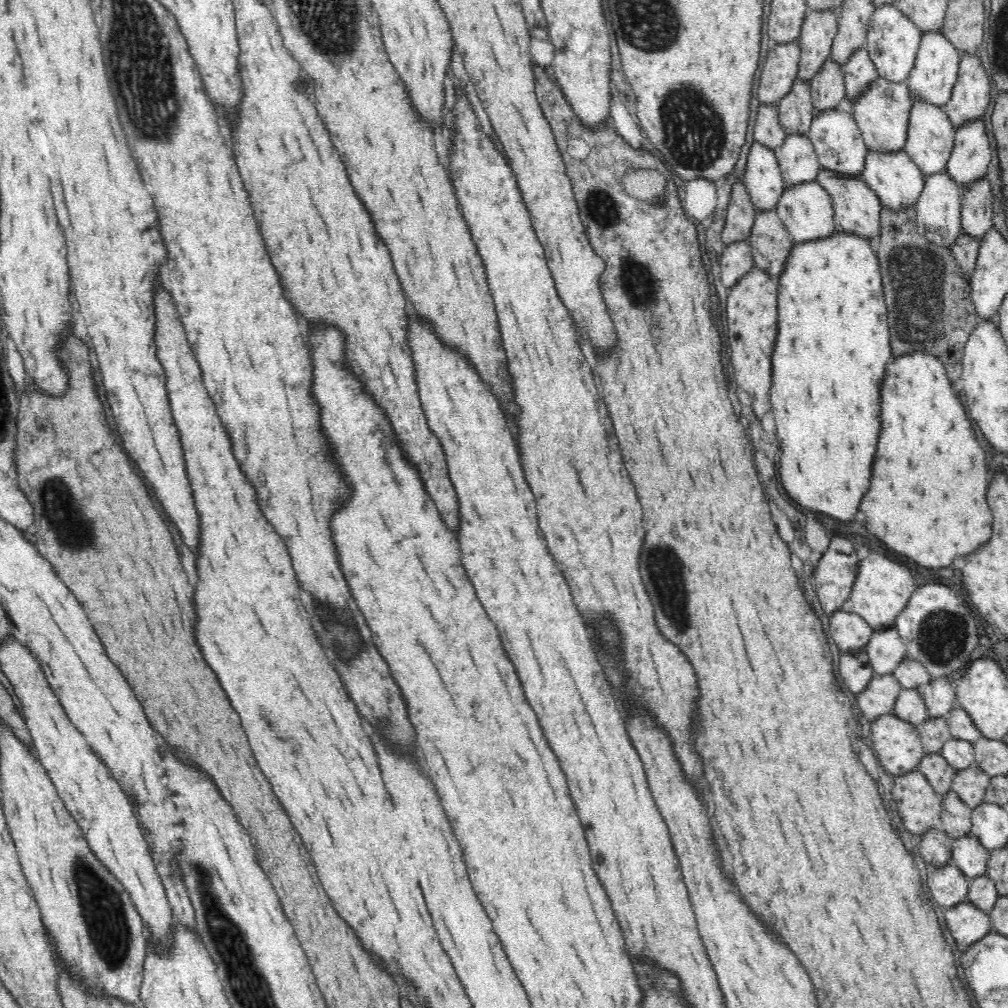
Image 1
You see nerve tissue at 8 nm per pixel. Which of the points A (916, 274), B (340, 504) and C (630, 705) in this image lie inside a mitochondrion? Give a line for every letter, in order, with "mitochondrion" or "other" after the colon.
A: mitochondrion
B: other
C: other

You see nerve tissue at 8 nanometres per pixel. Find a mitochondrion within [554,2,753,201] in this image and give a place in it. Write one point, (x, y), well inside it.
(694, 131)

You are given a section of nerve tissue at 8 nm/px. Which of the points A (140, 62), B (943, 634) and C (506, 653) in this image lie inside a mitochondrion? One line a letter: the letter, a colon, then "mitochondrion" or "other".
A: mitochondrion
B: mitochondrion
C: other

